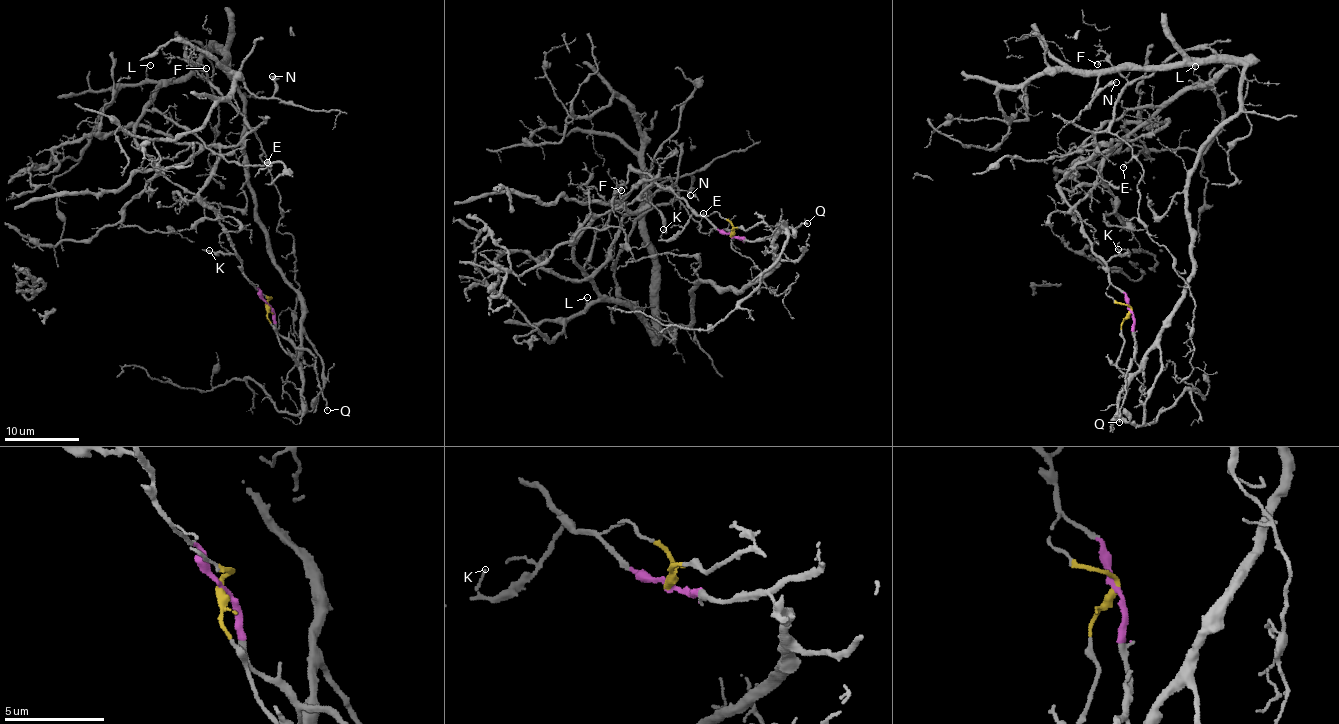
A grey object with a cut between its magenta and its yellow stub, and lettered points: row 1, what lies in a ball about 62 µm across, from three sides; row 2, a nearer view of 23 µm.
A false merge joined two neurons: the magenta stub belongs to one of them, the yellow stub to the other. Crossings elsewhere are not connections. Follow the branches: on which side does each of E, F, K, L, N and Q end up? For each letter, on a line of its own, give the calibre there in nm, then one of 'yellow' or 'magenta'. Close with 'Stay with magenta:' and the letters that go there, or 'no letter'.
E: 110 nm thick; magenta
F: 140 nm thick; magenta
K: 100 nm thick; magenta
L: 90 nm thick; yellow
N: 120 nm thick; yellow
Q: 180 nm thick; magenta
Stay with magenta: E, F, K, Q

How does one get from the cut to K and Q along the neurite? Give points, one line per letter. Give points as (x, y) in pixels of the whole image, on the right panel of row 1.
K: (1130, 311), (1129, 299), (1109, 281), (1107, 263), (1118, 255), (1129, 252), (1117, 249)
Q: (1130, 311), (1137, 350), (1128, 368), (1119, 421)

